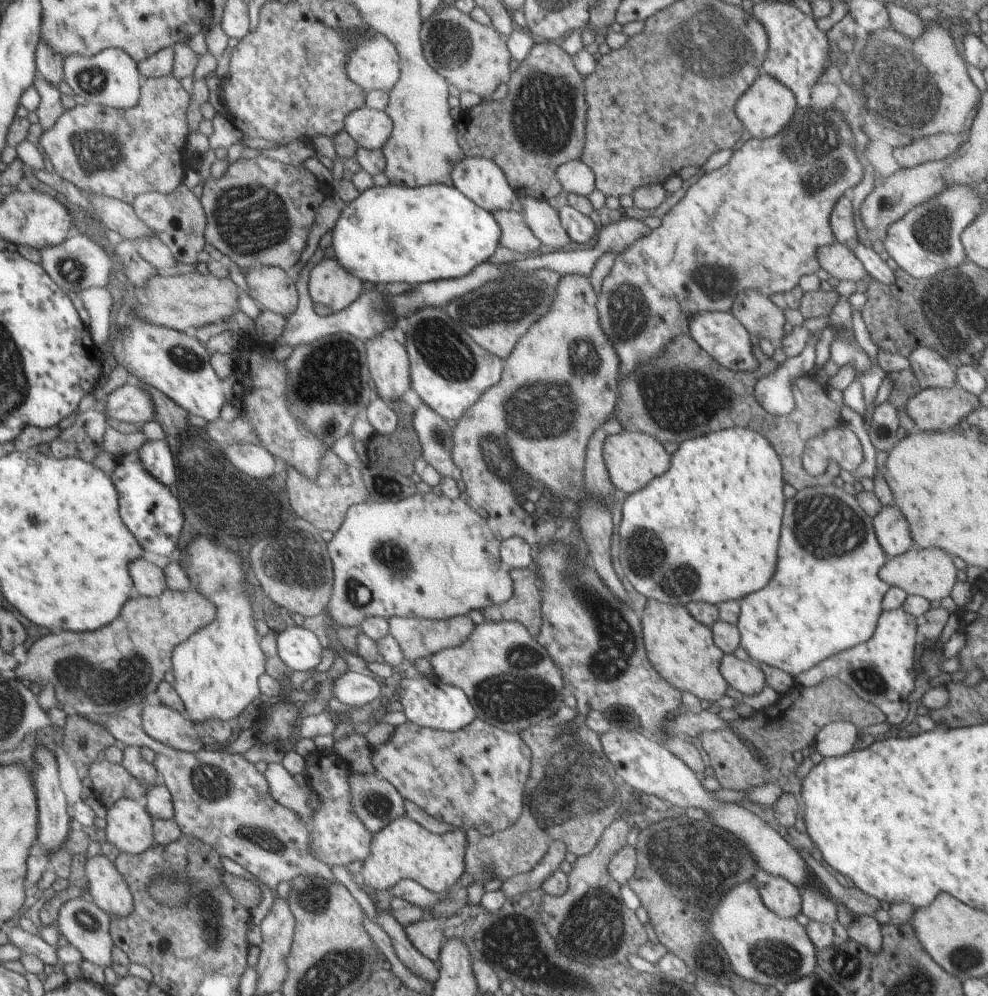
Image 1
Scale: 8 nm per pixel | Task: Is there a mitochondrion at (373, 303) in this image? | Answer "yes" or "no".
no

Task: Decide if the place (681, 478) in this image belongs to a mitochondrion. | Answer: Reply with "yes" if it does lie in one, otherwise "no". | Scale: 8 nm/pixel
no

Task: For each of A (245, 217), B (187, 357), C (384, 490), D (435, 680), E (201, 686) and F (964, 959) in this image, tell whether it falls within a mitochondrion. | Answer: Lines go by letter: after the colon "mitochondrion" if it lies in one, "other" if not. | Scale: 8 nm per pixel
A: mitochondrion
B: mitochondrion
C: mitochondrion
D: other
E: other
F: mitochondrion

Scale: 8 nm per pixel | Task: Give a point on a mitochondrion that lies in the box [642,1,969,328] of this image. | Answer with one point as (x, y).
(900, 80)

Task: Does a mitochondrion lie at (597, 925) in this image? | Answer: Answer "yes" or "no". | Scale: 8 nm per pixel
yes

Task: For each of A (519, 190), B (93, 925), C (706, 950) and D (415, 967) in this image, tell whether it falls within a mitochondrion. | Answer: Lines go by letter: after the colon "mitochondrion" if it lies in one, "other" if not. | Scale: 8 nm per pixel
A: other
B: other
C: mitochondrion
D: other

